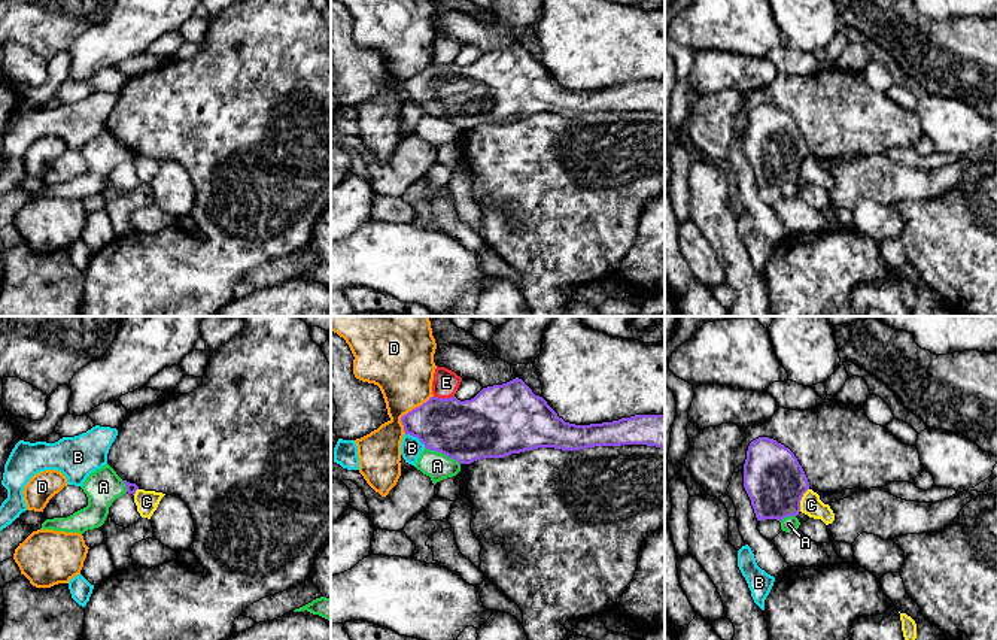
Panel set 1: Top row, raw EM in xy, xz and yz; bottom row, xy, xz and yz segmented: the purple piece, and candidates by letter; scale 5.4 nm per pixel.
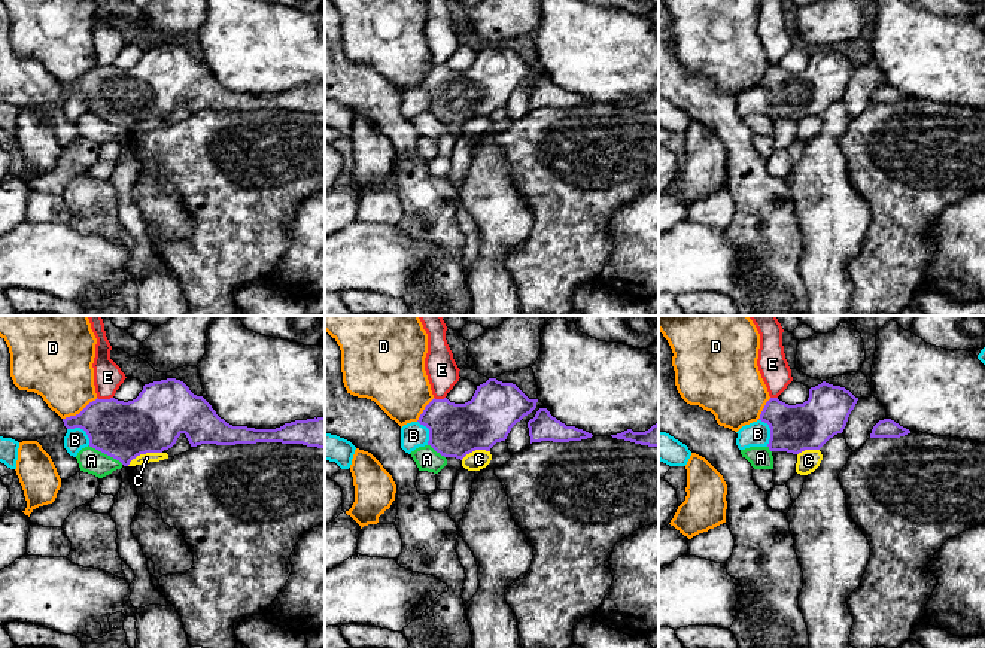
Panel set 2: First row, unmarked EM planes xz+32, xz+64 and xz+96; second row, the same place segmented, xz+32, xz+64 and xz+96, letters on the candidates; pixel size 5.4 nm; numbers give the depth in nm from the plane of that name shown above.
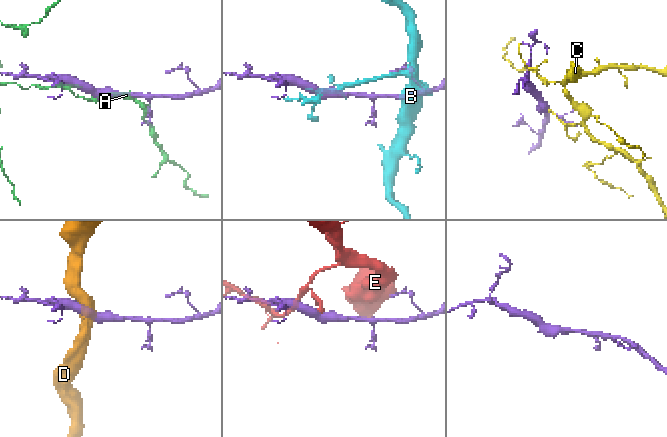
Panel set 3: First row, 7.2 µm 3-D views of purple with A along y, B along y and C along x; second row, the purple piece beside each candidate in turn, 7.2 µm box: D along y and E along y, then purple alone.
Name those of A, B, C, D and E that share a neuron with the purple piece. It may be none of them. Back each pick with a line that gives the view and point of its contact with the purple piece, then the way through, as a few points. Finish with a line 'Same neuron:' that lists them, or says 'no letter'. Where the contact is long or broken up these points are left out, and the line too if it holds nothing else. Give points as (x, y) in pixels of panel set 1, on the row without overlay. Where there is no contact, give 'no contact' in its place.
Same neuron: no letter

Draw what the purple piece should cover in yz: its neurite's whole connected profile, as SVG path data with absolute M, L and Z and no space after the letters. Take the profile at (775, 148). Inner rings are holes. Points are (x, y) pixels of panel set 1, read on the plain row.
M759 103L747 116L744 154L757 186L782 186L799 181L809 148L788 113L773 104Z

